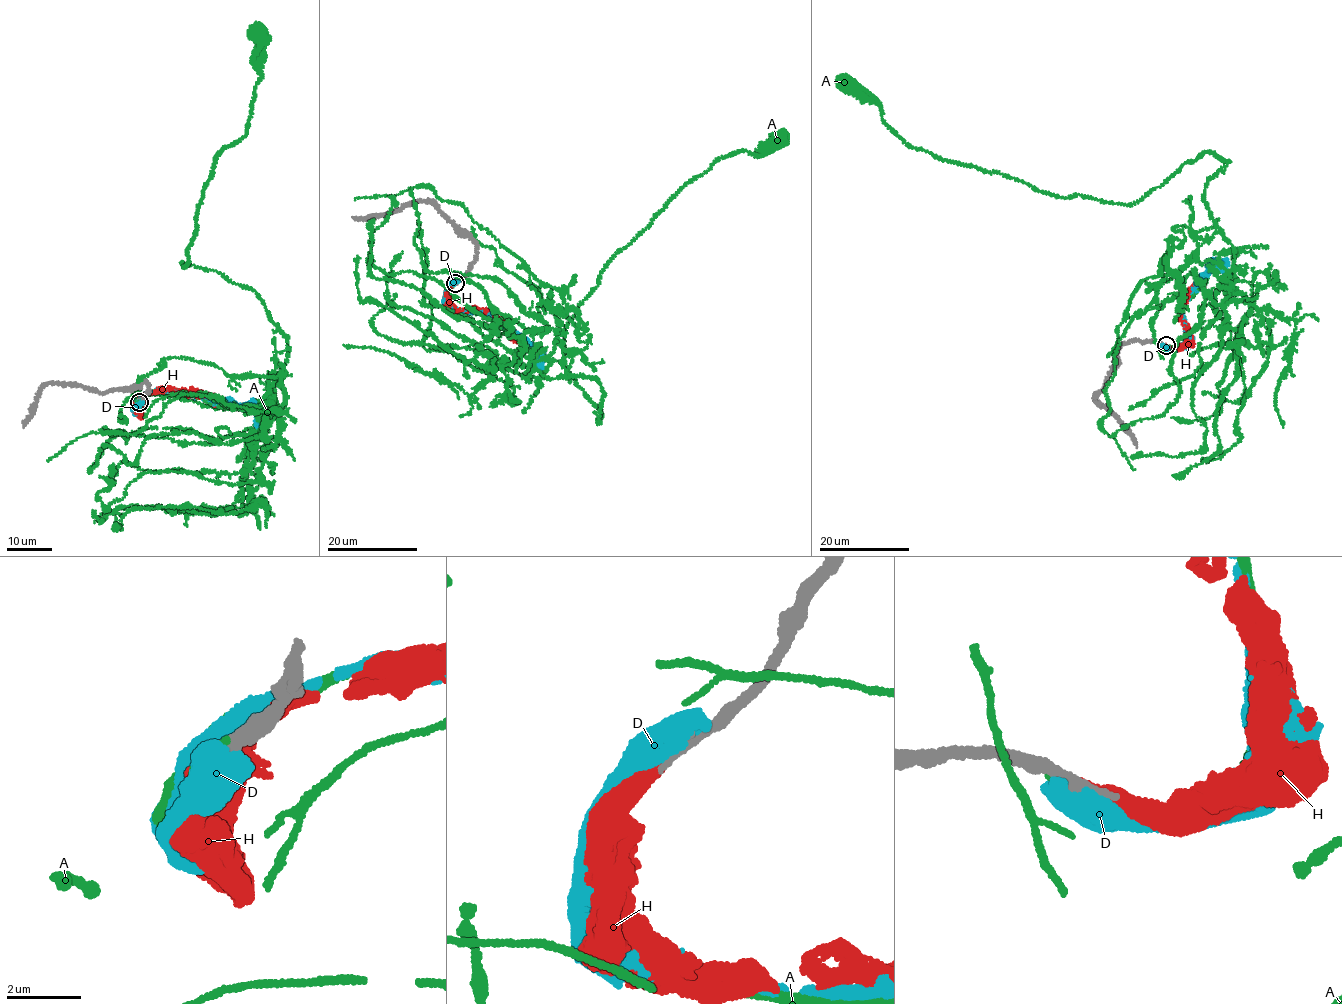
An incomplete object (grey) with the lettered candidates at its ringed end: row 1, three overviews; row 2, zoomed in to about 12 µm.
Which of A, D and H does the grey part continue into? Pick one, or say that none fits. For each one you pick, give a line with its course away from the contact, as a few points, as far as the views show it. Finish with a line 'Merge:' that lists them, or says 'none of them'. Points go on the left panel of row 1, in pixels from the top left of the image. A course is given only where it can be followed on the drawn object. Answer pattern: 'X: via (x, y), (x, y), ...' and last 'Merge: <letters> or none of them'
H: via (139, 402), (140, 409), (140, 400), (151, 392), (168, 389), (229, 400)
Merge: H

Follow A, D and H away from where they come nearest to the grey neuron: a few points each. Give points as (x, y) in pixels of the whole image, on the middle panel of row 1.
A: (459, 281), (450, 307), (545, 377), (597, 380), (598, 422), (564, 365), (577, 305), (712, 162), (777, 141)
D: (457, 282), (446, 291), (450, 305), (467, 312), (484, 312), (536, 352), (535, 358), (529, 361)
H: (456, 283), (450, 290), (450, 302), (455, 307), (468, 312), (484, 310), (525, 342)

